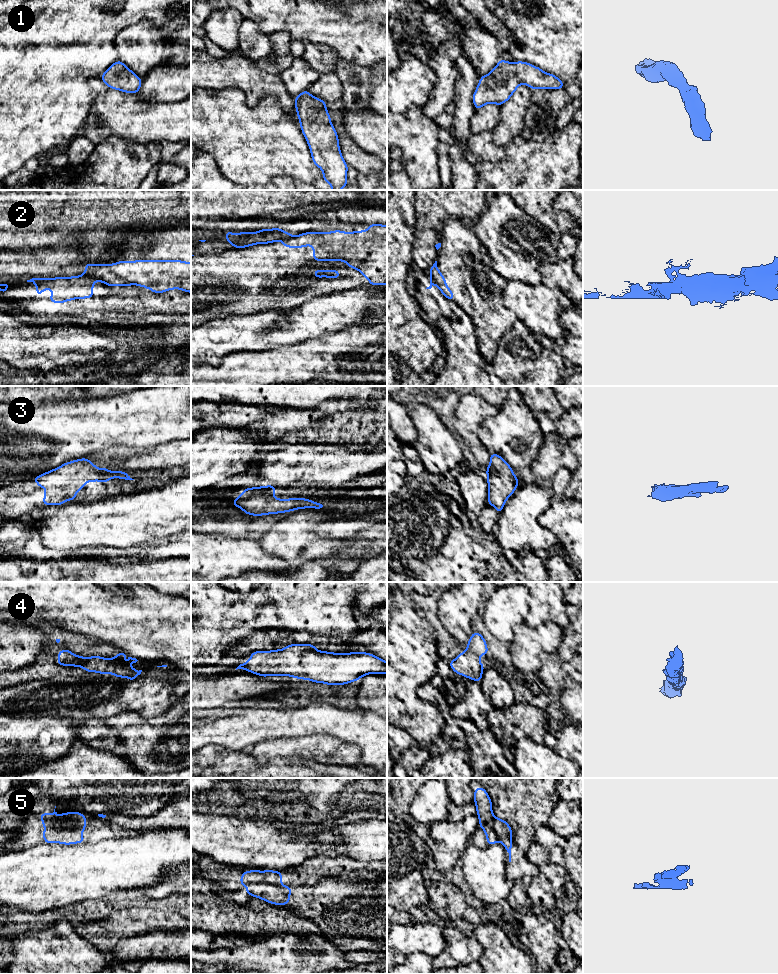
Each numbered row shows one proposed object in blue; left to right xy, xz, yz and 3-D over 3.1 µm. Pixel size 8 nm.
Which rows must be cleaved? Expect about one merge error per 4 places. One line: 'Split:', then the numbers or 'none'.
Split: 2, 5

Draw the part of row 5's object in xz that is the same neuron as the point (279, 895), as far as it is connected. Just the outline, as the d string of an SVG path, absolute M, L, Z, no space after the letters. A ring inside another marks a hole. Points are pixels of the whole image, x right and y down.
M249 884L246 892L252 897L257 897L270 904L288 905L291 894L290 886L277 886L271 884Z

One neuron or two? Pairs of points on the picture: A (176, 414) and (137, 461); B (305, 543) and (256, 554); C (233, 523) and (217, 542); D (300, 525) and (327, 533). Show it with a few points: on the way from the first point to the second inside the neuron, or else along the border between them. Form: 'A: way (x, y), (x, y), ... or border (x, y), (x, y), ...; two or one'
A: border (170, 441), (145, 449); two
B: border (258, 542), (264, 551), (280, 557), (286, 565); two
C: border (218, 533), (224, 536), (241, 537), (244, 539); two
D: border (336, 518), (321, 523), (315, 529), (316, 534); two

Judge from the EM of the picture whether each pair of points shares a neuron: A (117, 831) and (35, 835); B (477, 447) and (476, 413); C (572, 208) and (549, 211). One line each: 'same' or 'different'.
A: same
B: same
C: different

